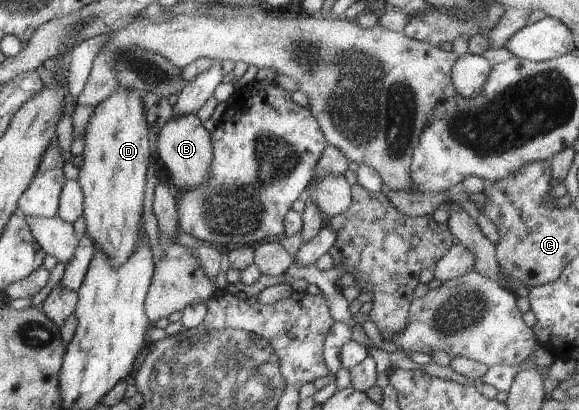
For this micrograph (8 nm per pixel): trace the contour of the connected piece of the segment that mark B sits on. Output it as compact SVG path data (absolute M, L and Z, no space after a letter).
M174 115L161 129L155 149L164 174L178 191L201 187L211 179L214 163L213 139L196 115Z

